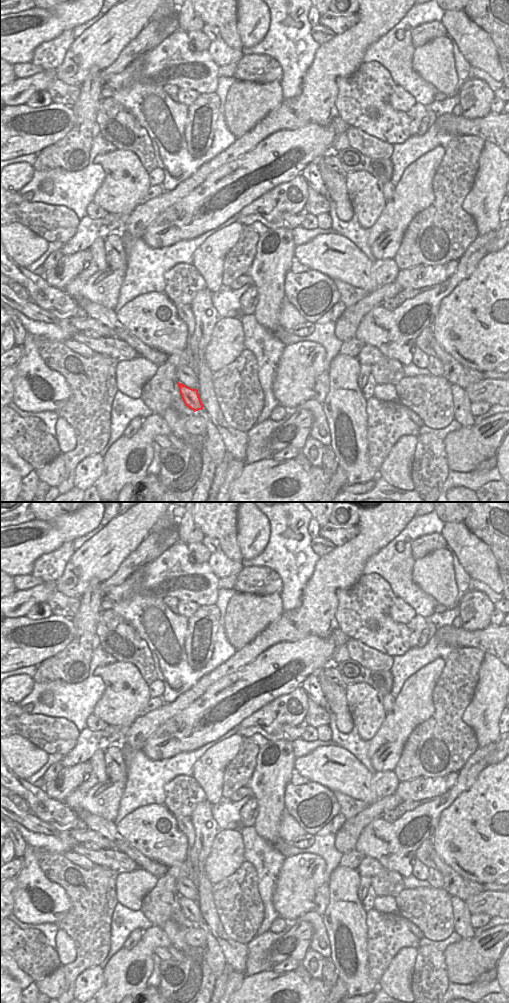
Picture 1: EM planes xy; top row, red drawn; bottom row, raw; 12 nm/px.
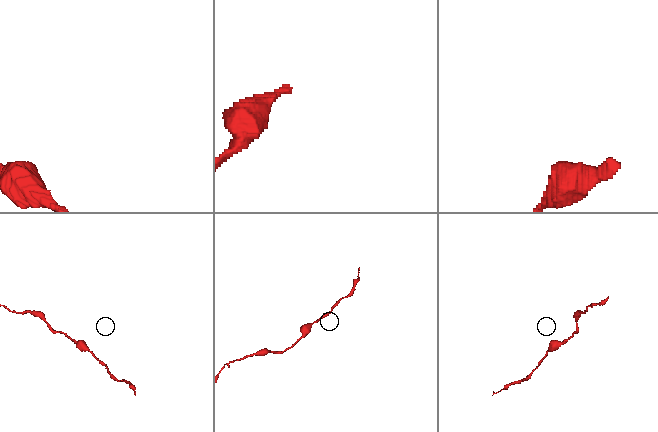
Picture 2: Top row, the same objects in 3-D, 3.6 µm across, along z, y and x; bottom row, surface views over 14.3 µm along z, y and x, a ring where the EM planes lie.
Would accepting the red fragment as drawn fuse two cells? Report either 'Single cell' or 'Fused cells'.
Single cell.

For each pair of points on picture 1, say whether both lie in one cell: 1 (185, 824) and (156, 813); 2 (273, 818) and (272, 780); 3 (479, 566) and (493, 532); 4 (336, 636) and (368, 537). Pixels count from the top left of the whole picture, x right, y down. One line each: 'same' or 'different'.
1: different
2: same
3: different
4: different

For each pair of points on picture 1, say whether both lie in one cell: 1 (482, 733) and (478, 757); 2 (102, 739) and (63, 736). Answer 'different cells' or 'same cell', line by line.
1: different cells
2: different cells

